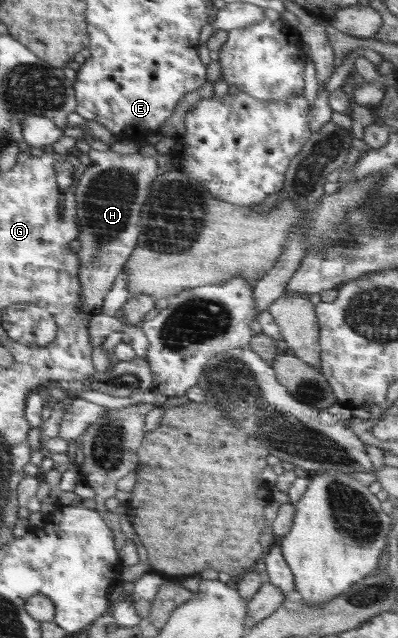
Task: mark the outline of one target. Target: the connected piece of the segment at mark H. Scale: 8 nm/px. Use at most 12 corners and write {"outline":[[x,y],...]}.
{"outline":[[97,144],[76,189],[84,315],[137,245],[160,159]]}

